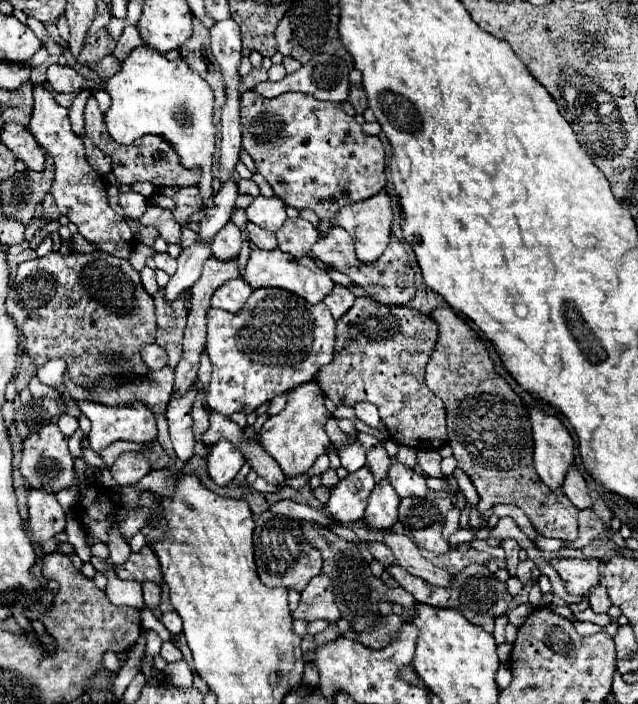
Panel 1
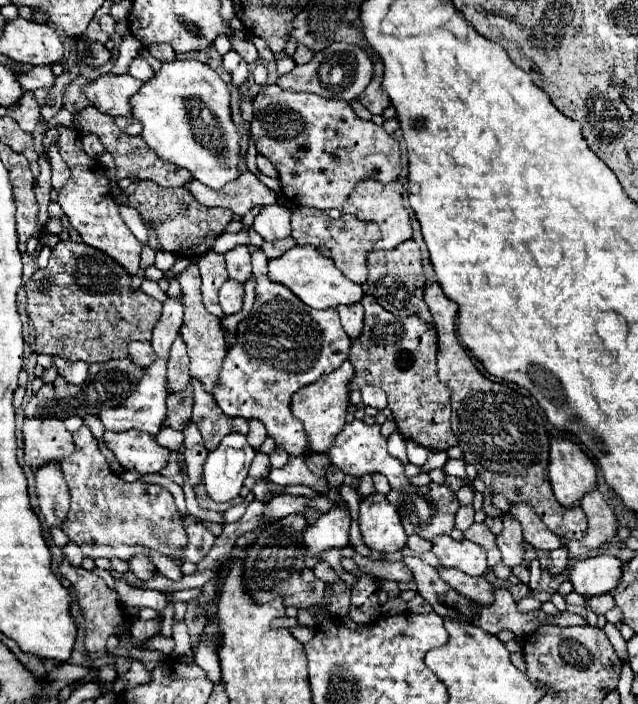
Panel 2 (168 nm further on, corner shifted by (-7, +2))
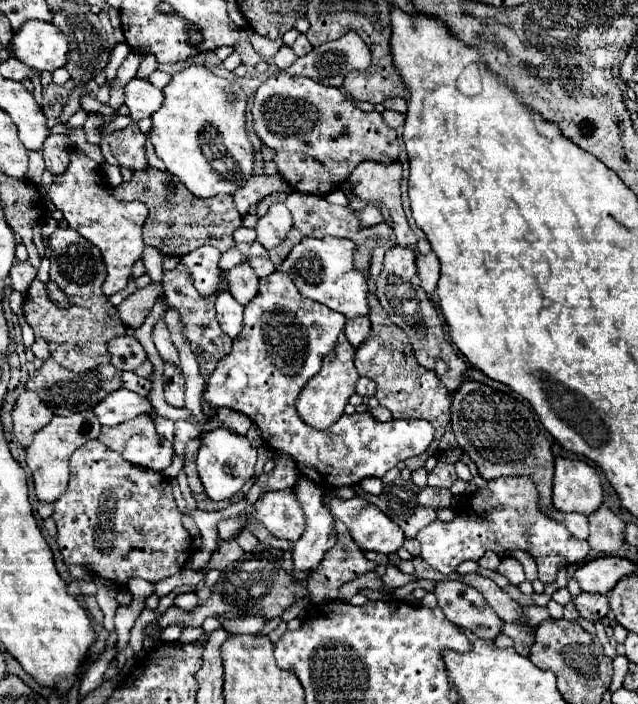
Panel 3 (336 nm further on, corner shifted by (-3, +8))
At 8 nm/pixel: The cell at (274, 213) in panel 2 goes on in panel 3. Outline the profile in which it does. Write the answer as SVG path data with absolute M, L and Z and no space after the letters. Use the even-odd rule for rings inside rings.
M272 204L268 214L258 220L258 226L256 226L258 242L266 250L272 250L286 238L290 228L292 228L290 210L284 204Z

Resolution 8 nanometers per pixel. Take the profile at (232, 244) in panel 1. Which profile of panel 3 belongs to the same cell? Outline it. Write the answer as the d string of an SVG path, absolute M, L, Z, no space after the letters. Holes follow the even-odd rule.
M240 264L228 270L228 284L230 284L230 294L246 306L256 294L258 294L258 278L250 264Z

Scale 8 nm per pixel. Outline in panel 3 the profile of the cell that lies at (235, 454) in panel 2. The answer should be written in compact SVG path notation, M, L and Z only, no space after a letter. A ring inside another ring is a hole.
M216 428L200 434L200 452L198 452L198 476L202 480L204 492L210 500L228 500L238 490L242 490L244 482L254 476L256 464L256 448L250 446L246 436L230 432L228 428Z

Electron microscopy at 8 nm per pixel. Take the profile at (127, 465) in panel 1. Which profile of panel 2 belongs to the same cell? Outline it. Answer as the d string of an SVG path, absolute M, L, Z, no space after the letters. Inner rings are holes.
M104 432L102 440L124 470L152 474L160 472L168 462L170 450L162 448L146 432Z

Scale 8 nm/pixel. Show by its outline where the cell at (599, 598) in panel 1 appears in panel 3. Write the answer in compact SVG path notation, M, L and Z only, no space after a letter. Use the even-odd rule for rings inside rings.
M582 592L572 602L574 602L580 618L586 618L590 622L602 620L610 610L608 598L604 594L586 594L586 592Z

